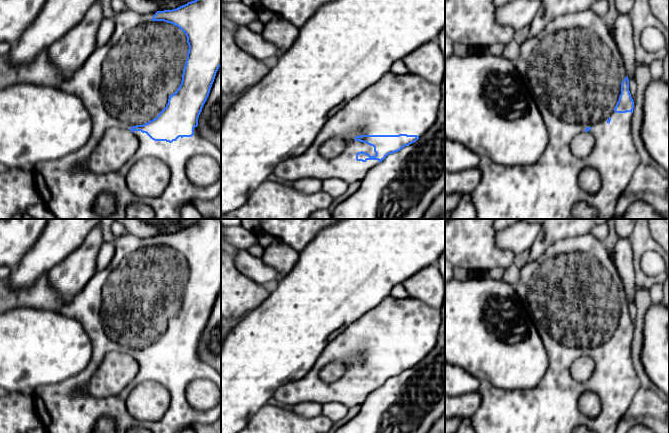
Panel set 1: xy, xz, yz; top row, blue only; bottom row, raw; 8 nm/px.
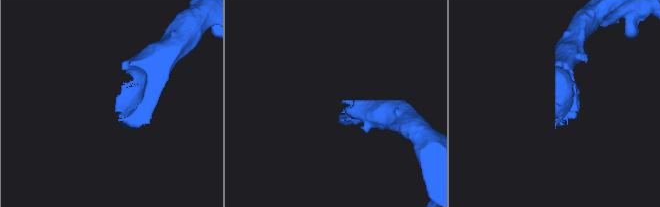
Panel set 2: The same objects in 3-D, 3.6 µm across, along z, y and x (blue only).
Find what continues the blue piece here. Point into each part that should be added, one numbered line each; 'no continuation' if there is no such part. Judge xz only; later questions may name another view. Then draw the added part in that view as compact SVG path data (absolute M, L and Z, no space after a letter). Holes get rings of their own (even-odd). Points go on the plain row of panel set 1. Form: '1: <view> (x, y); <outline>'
1: xz (406, 327); M392 296L384 299L378 306L368 311L366 314L361 316L359 319L354 321L348 327L344 328L337 334L334 338L326 345L317 361L315 362L312 369L301 379L287 383L279 387L273 398L280 403L288 405L297 405L304 402L312 403L342 403L348 408L361 406L361 404L366 400L367 396L379 388L378 384L367 384L366 386L357 385L356 378L358 376L365 376L370 380L375 380L374 371L356 365L356 360L361 359L417 359L421 362L435 347L437 343L437 337L439 334L439 327L441 325L441 310L435 309L428 306L426 303L420 301L419 299L414 299L409 296L405 298L394 298ZM335 361L342 361L347 364L347 370L345 374L335 380L334 382L327 383L320 378L320 371L329 363Z

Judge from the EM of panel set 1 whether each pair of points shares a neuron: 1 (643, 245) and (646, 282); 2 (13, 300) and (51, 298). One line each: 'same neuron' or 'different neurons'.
1: same neuron
2: same neuron

